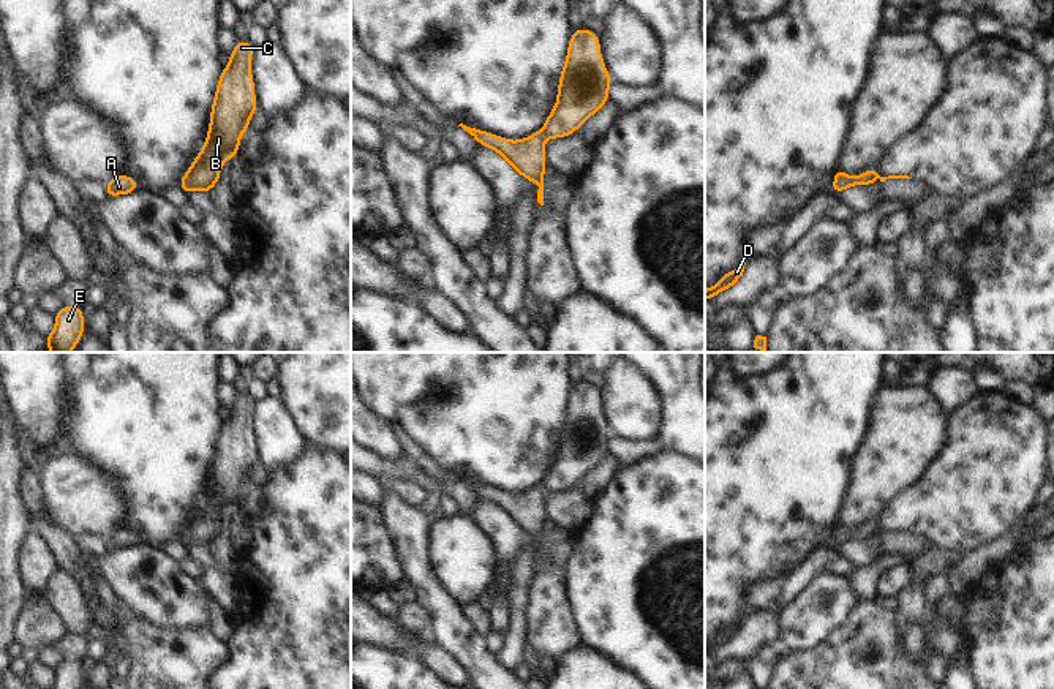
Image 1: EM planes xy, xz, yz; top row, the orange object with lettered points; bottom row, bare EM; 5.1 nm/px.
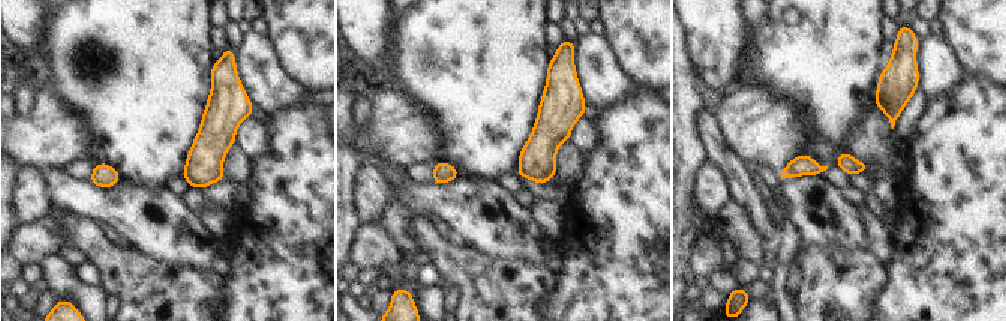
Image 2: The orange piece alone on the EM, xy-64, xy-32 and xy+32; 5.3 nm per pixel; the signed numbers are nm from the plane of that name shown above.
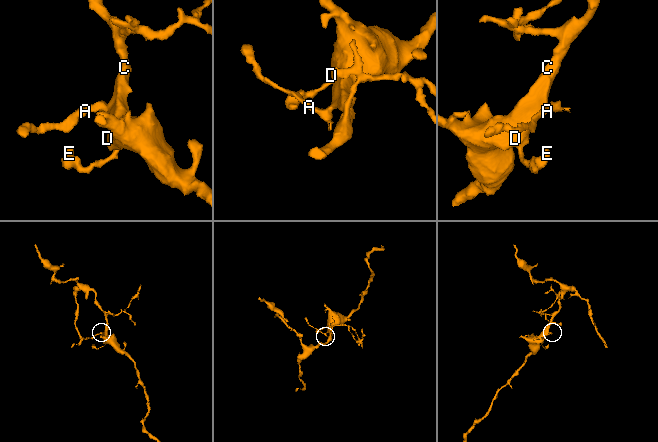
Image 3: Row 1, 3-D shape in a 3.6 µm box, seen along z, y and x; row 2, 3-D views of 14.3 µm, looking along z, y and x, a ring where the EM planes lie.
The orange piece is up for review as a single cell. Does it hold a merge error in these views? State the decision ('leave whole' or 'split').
split

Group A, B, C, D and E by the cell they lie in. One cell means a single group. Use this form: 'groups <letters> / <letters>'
groups A / B C D E

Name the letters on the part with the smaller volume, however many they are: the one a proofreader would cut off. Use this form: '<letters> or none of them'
A

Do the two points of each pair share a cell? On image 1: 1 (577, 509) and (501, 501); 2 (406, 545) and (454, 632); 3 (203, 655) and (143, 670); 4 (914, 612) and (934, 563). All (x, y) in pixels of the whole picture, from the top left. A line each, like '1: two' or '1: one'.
1: two
2: one
3: one
4: one

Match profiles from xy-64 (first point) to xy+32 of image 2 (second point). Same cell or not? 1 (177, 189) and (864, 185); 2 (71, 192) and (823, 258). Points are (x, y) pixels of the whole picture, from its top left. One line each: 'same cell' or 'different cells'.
1: different cells
2: different cells

